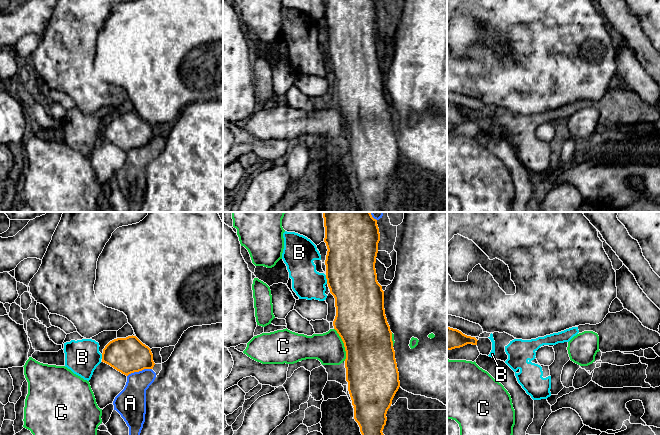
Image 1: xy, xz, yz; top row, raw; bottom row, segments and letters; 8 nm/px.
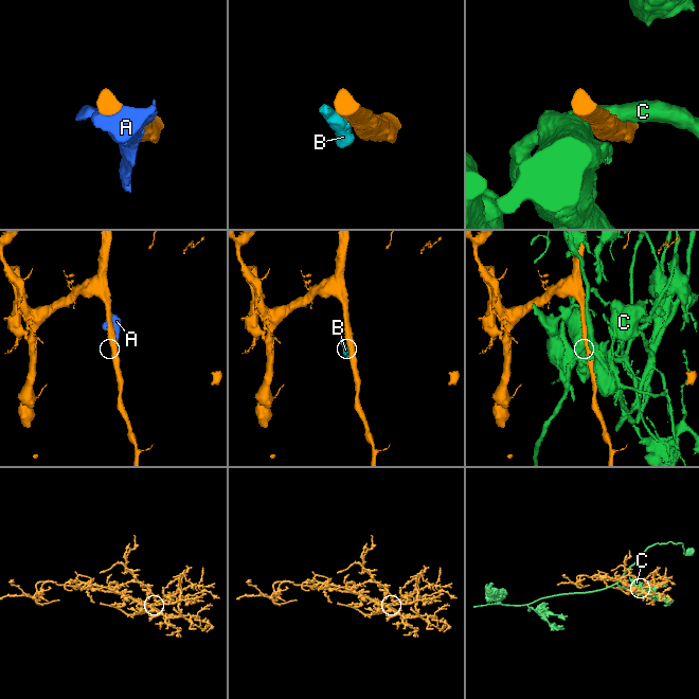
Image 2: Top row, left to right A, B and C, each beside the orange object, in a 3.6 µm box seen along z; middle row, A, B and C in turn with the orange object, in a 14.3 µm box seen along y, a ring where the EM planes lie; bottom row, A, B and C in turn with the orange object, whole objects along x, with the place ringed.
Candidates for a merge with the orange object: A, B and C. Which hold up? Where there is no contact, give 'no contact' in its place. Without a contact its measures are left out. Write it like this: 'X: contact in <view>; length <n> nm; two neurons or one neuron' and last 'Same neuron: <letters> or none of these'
A: contact in xy; length 220 nm; two neurons
B: contact in xz; length 70 nm; two neurons
C: contact in xz; length 280 nm; two neurons
Same neuron: none of these

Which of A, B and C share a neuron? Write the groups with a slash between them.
A / B / C

